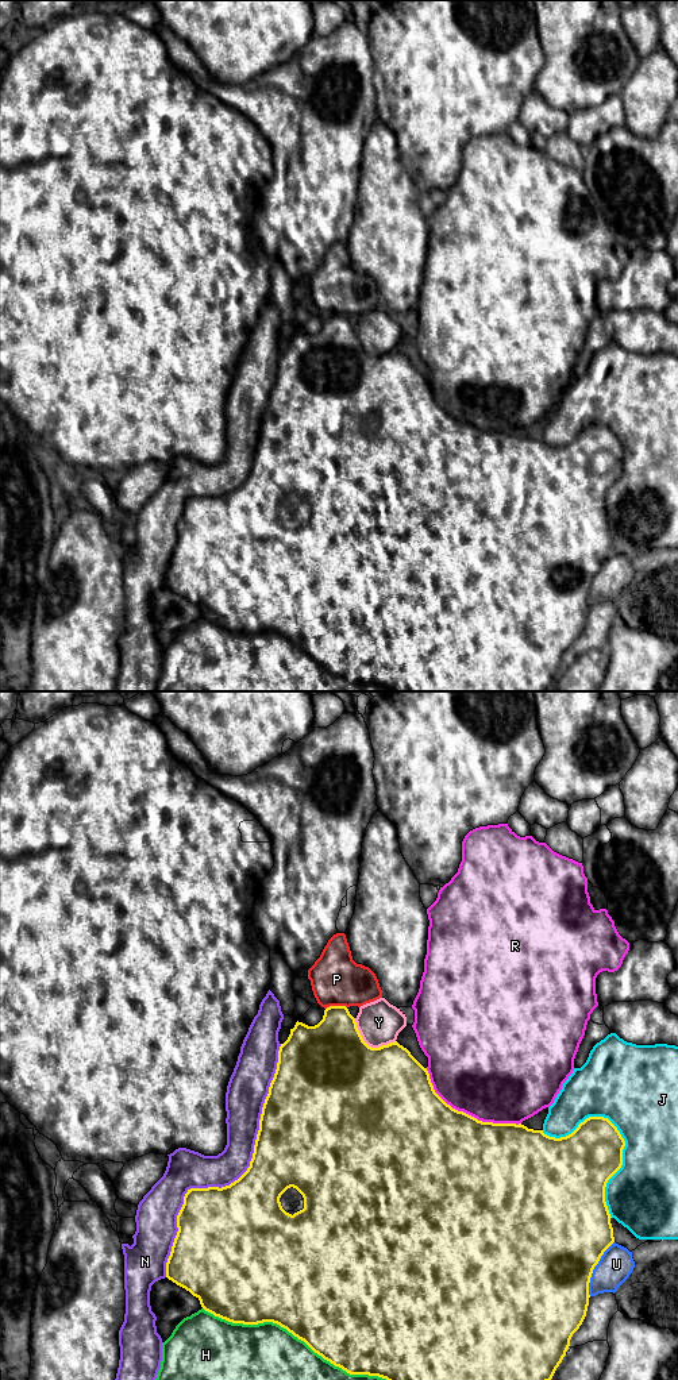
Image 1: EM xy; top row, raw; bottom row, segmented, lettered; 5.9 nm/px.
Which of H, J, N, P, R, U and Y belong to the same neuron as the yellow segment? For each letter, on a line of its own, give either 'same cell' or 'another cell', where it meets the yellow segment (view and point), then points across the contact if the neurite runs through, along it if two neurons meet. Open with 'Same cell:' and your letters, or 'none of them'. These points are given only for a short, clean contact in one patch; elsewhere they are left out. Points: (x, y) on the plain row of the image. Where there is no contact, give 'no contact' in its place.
Same cell: none of them
H: another cell; contact xy (297, 646)
J: another cell; contact xy (620, 444)
N: another cell; contact xy (238, 488)
P: another cell; contact xy (335, 315); border xy (346, 315), (328, 315), (326, 317)
R: another cell; contact xy (465, 421)
U: another cell; contact xy (593, 577)
Y: another cell; contact xy (368, 354)

